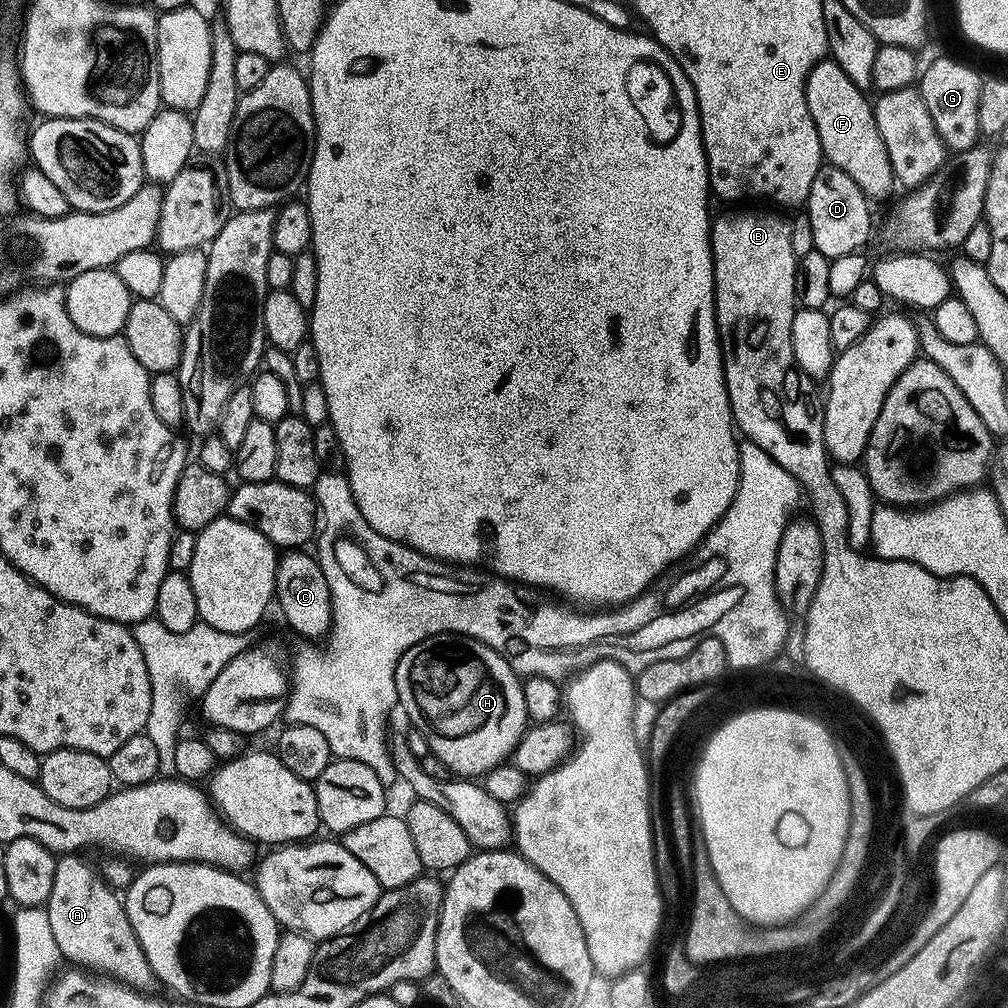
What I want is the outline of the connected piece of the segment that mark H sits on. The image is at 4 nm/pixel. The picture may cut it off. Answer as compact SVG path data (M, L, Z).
M445 634L442 636L427 636L422 642L418 642L414 646L410 646L410 650L406 650L406 654L402 654L402 658L396 664L396 699L398 701L399 711L404 711L408 715L408 720L415 731L422 734L422 738L426 738L428 743L428 751L436 755L448 767L449 773L455 774L460 778L480 778L485 772L499 768L511 757L513 749L516 748L518 742L523 738L526 729L529 727L530 721L526 714L526 698L522 698L522 680L516 672L513 665L502 654L495 652L490 646L486 646L482 642L478 642L469 636L453 636Z

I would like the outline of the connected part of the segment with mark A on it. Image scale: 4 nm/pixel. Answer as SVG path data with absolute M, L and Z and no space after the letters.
M64 854L57 859L54 890L50 890L46 905L61 957L72 963L69 965L107 976L119 984L128 984L137 990L151 989L154 984L152 967L146 962L146 954L130 926L121 897L82 857L80 854Z

